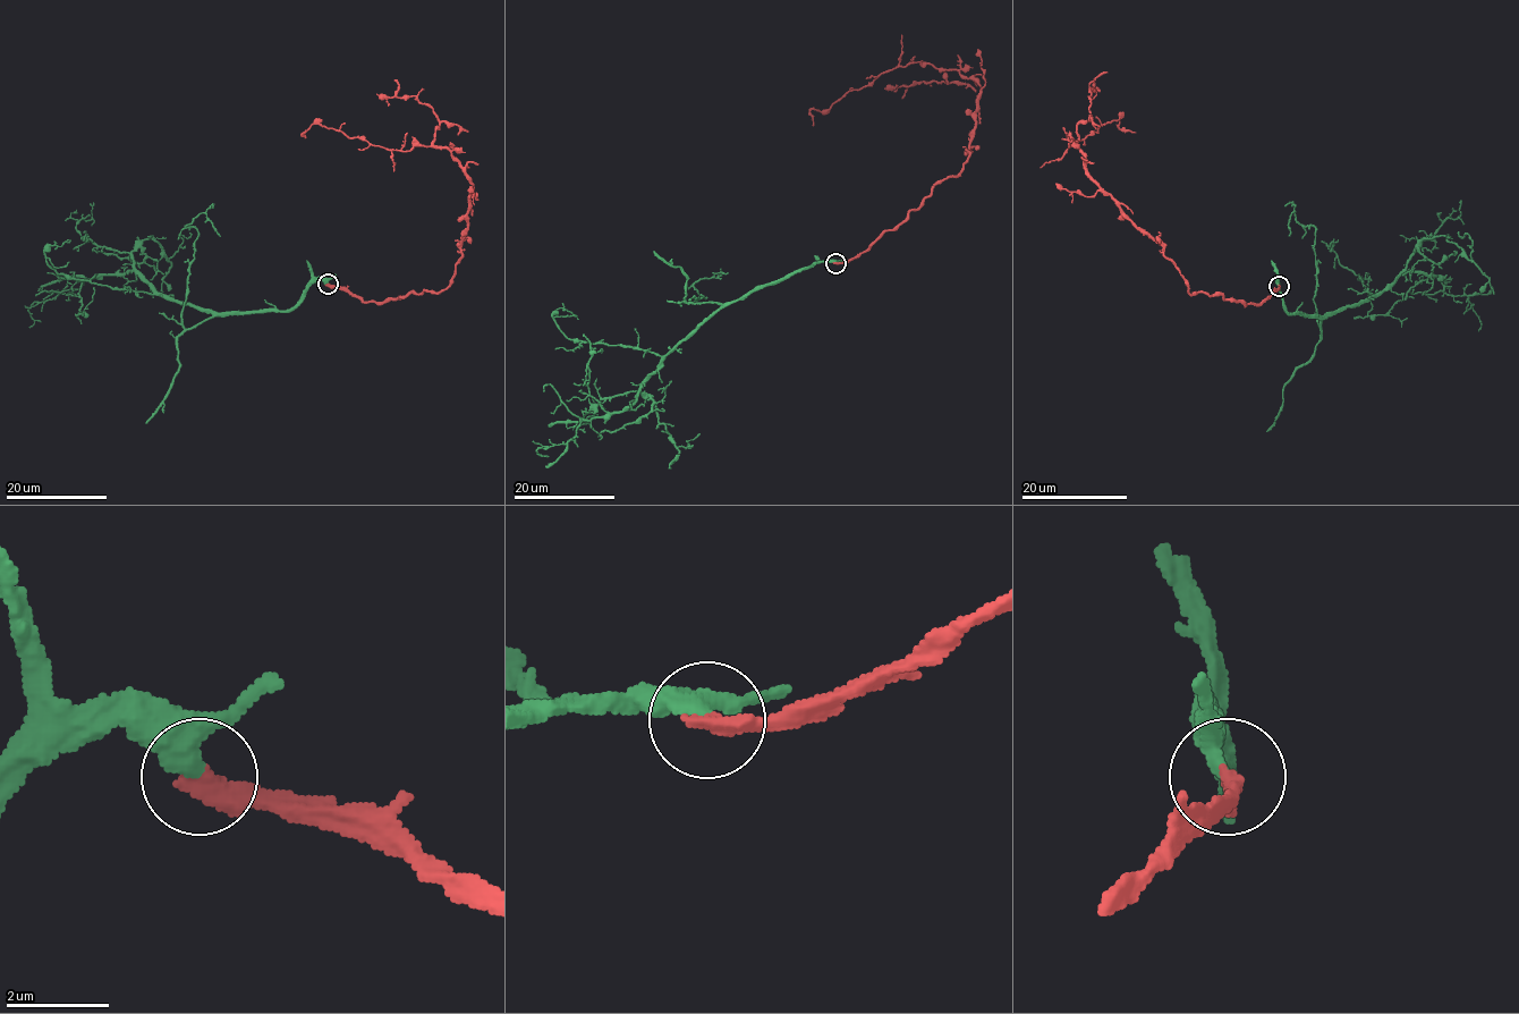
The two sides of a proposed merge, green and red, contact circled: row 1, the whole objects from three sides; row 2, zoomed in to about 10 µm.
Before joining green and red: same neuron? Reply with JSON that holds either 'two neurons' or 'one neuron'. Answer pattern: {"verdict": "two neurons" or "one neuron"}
{"verdict": "one neuron"}

